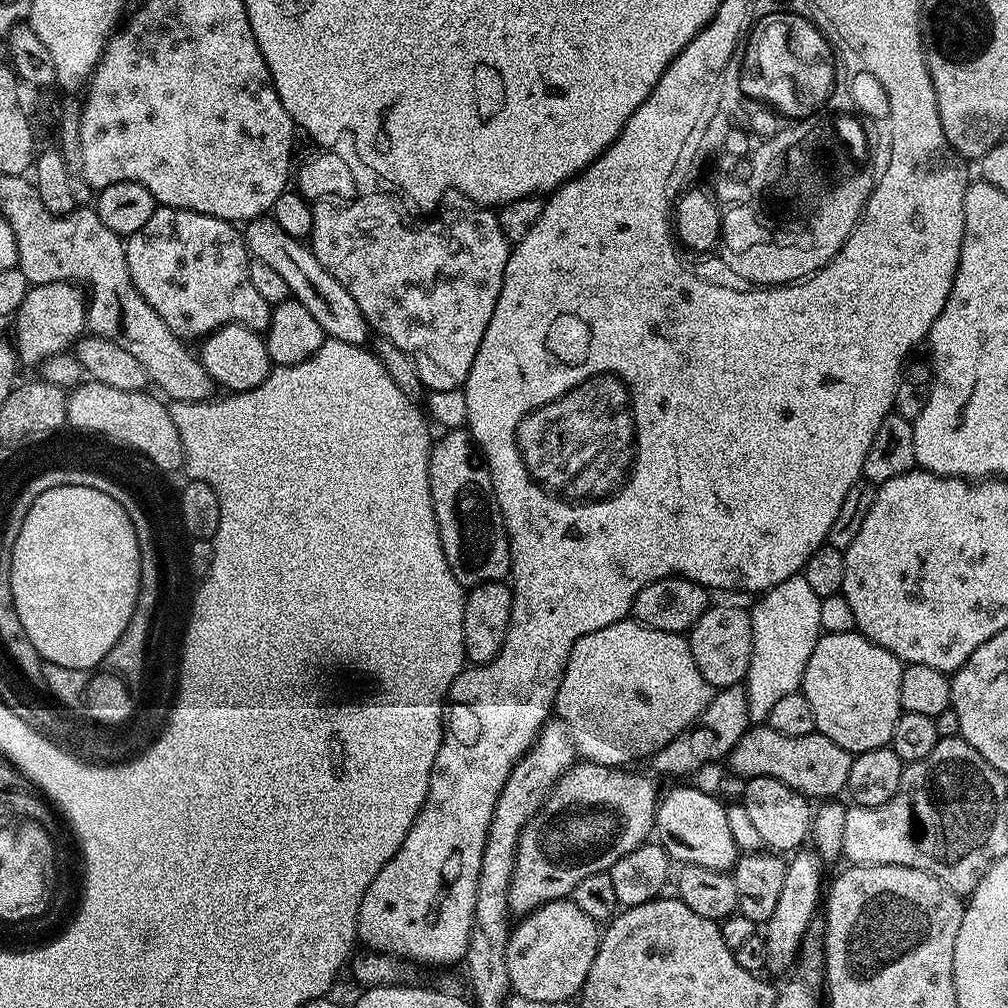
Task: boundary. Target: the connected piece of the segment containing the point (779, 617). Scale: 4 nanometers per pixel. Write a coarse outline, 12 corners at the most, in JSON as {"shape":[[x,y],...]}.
{"shape":[[803,575],[750,610],[749,719],[801,689],[821,636]]}

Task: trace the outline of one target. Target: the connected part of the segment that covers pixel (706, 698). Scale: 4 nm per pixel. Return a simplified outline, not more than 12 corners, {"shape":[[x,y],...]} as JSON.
{"shape":[[681,633],[578,638],[554,712],[577,757],[651,757],[712,701]]}

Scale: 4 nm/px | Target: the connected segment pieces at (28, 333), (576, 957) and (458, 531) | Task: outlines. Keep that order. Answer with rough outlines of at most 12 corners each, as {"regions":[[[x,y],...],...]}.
{"regions":[[[29,287],[14,317],[21,365],[39,366],[85,335],[83,287]],[[573,900],[511,929],[511,991],[572,1000],[602,932]],[[454,428],[430,454],[446,562],[465,589],[507,581],[488,466]]]}

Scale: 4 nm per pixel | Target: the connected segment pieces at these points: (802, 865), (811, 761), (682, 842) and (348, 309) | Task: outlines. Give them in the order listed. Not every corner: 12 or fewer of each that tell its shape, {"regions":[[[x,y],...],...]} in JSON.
{"regions":[[[791,853],[762,928],[769,973],[787,973],[822,902],[820,855]],[[752,726],[726,764],[824,802],[847,789],[853,753],[821,732]],[[697,786],[656,805],[654,836],[681,865],[731,873],[725,801]],[[271,215],[243,225],[325,337],[367,345],[370,325],[350,290]]]}

